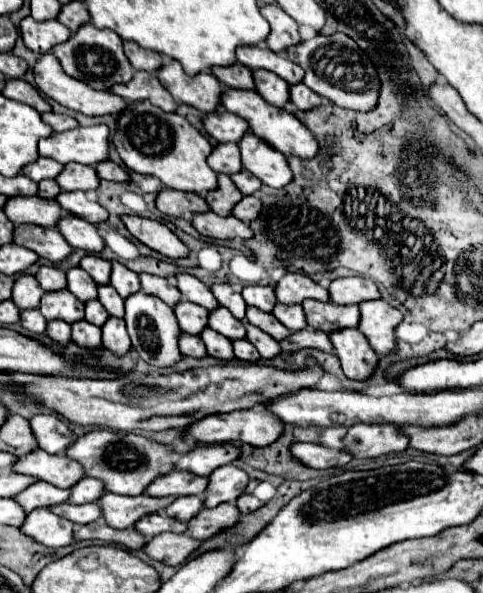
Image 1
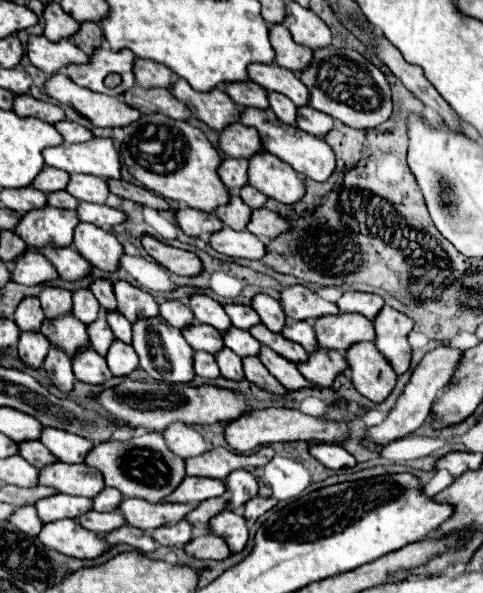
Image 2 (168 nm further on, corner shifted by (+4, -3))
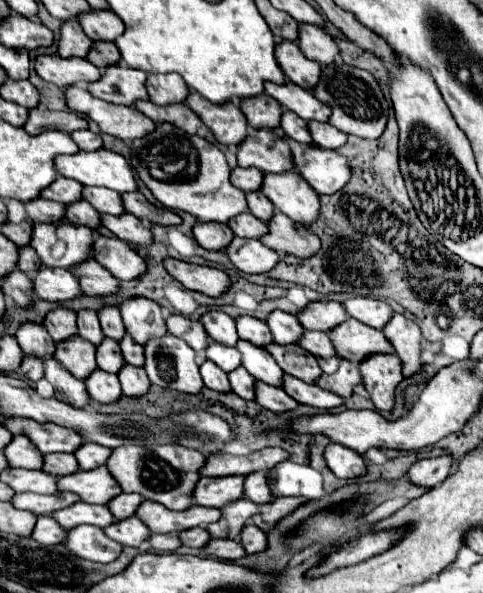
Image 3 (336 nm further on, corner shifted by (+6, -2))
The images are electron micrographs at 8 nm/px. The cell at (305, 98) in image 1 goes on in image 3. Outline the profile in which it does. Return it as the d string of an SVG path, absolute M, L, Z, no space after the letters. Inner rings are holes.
M310 120L308 128L310 128L310 134L312 134L316 146L336 150L336 148L340 148L346 142L346 134L338 132L330 124L318 124L318 120Z

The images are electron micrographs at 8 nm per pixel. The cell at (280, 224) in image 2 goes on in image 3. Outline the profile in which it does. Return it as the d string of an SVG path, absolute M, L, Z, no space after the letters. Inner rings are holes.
M276 212L268 222L270 232L262 236L262 244L276 250L278 254L294 254L298 258L308 258L318 252L320 238L312 234L306 226L294 224L286 214Z

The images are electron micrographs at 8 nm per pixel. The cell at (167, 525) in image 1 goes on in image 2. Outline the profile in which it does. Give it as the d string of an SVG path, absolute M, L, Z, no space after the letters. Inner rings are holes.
M178 521L176 525L160 527L152 531L152 537L156 537L158 545L172 545L172 547L184 547L194 539L192 525L188 521Z

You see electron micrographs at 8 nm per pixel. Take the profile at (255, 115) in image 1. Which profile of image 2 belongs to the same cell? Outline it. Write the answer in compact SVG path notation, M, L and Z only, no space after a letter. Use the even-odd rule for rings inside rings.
M244 109L240 123L248 125L248 127L256 127L260 137L262 137L262 143L266 145L266 151L276 155L284 163L288 163L296 173L304 173L308 179L314 179L314 181L320 181L320 183L326 181L332 175L332 171L336 167L336 157L334 157L334 151L330 149L330 145L324 139L312 137L310 133L304 133L304 131L290 127L290 125L284 125L272 113L272 109L266 109L266 111Z

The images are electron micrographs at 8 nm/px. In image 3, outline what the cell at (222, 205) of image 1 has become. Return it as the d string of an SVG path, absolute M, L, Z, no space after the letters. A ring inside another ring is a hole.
M244 212L242 216L234 216L234 220L228 220L228 226L240 238L260 238L262 234L268 232L266 222L258 220L250 212Z

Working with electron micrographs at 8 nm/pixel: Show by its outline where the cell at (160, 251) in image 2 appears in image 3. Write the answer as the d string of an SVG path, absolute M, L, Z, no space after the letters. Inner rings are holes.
M166 258L162 264L172 278L184 284L184 288L204 292L208 296L220 296L230 284L226 272L218 268L190 264L190 262L176 260L176 258Z

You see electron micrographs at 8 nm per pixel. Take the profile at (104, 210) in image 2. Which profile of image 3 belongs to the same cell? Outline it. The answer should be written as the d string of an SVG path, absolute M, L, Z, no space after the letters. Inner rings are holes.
M126 212L126 216L100 216L100 222L120 240L130 244L150 244L152 240L150 228L130 212Z

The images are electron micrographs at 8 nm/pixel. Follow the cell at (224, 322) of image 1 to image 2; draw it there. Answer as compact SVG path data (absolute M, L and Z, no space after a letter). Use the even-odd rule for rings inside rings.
M236 327L224 333L224 345L232 349L238 357L258 357L260 347L262 347L248 331L242 331Z

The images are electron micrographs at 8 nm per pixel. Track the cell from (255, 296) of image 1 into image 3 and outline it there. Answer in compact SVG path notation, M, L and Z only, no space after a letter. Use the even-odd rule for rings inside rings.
M274 310L274 312L270 312L266 322L274 336L274 342L278 342L278 344L294 344L302 336L302 326L300 326L298 318L288 312Z

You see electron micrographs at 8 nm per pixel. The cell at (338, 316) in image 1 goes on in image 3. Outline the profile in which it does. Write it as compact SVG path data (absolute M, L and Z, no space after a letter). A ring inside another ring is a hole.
M352 316L346 318L346 322L338 324L334 332L328 332L336 352L340 358L346 358L350 362L360 362L376 352L394 352L382 330L370 328L362 324L360 320L354 320Z

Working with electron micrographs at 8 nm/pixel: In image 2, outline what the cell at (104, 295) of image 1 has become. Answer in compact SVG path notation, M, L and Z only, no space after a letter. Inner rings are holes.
M108 313L108 325L112 327L112 331L114 331L114 335L116 335L116 339L118 341L122 341L122 343L132 343L132 325L128 323L128 319L122 315L122 313Z

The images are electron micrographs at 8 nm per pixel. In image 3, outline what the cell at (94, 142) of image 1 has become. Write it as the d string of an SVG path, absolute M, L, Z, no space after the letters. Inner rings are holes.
M98 148L98 152L76 152L56 156L54 166L58 174L72 178L84 186L104 186L116 192L134 192L134 172L124 156Z

